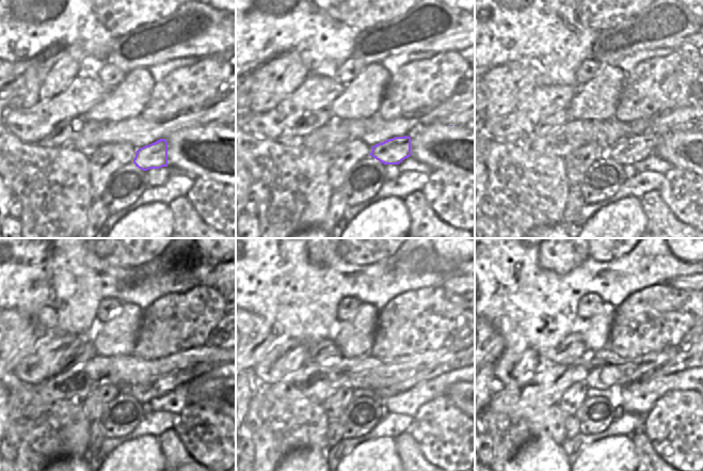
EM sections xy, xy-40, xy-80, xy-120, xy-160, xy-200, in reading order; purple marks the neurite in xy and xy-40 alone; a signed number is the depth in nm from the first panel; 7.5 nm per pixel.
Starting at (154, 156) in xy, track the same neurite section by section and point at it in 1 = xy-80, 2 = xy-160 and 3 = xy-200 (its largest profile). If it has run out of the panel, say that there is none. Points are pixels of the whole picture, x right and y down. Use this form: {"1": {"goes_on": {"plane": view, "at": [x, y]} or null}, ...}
{"1": {"goes_on": {"plane": "xy-80", "at": [627, 151]}}, "2": {"goes_on": {"plane": "xy-160", "at": [452, 362]}}, "3": {"goes_on": {"plane": "xy-200", "at": [691, 354]}}}

